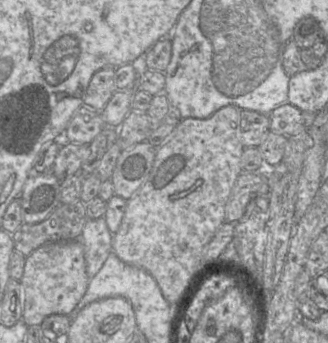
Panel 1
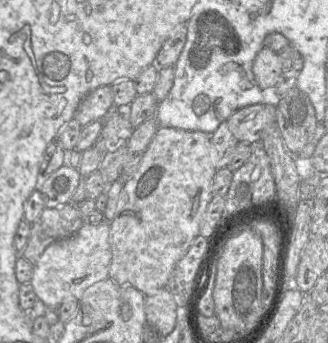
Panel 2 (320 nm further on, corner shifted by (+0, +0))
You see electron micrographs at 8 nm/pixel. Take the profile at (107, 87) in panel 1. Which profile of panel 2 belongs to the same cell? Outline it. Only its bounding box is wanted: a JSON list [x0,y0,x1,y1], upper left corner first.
[74,86,113,126]

